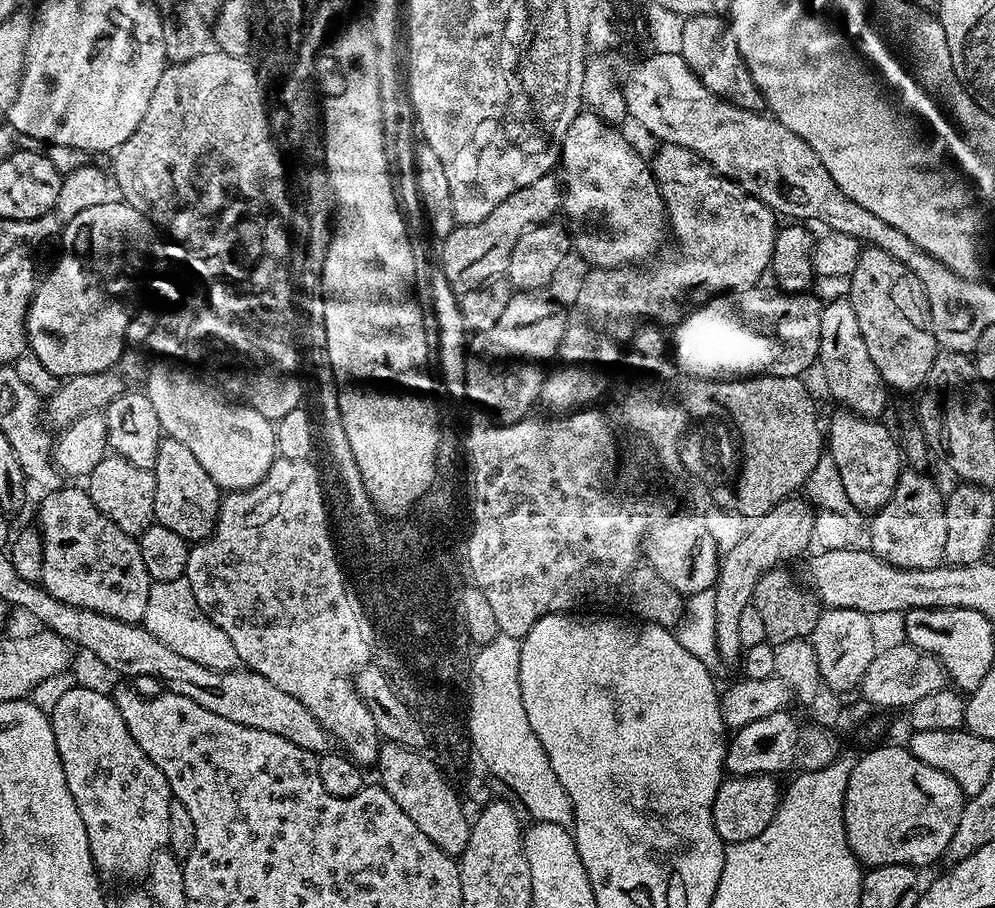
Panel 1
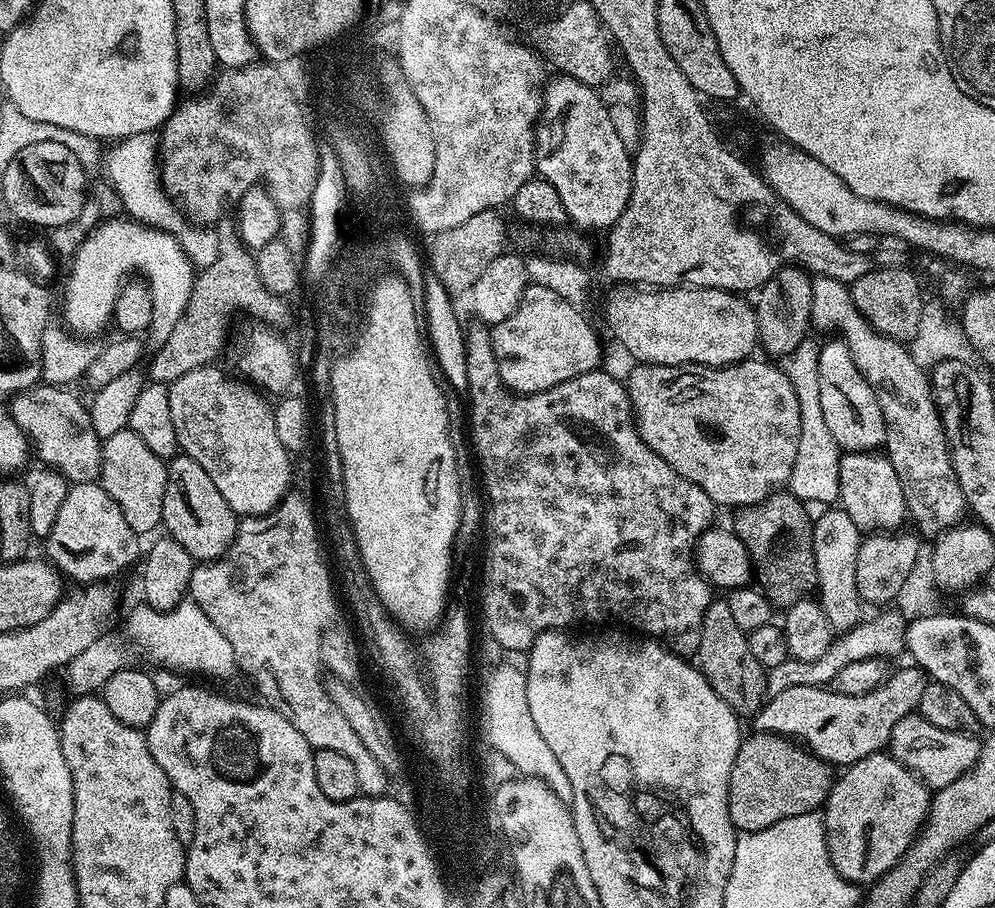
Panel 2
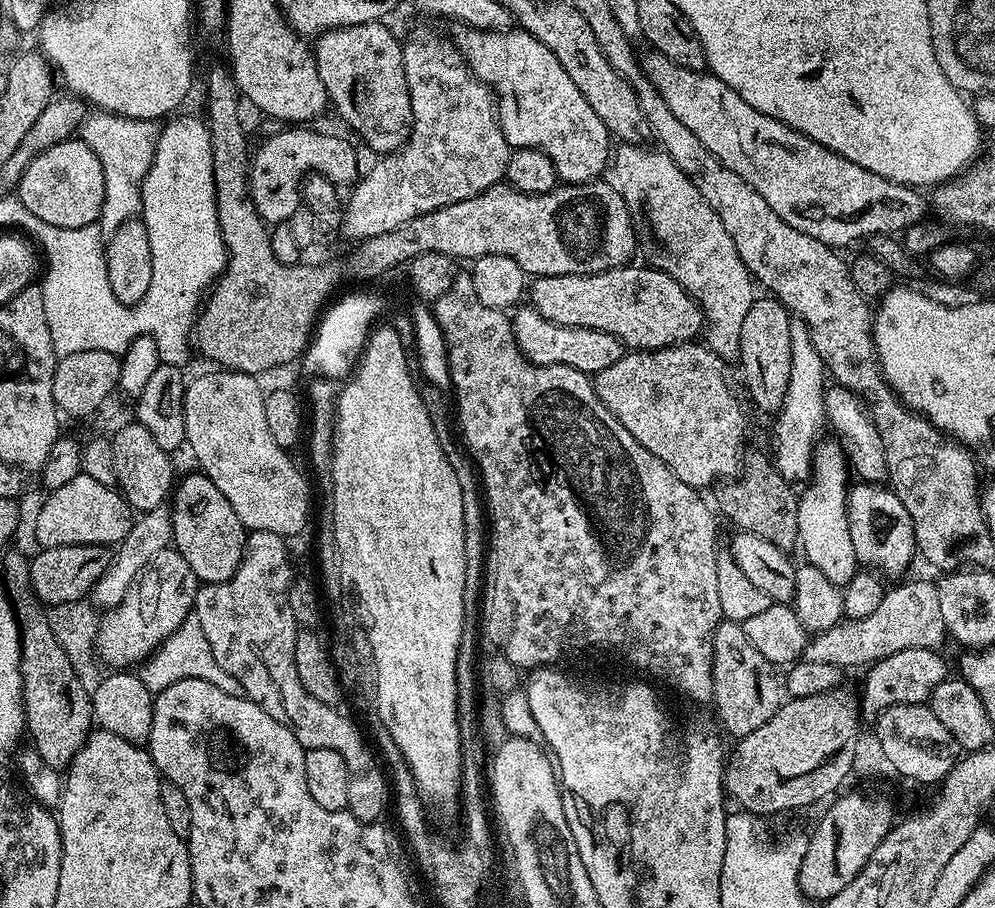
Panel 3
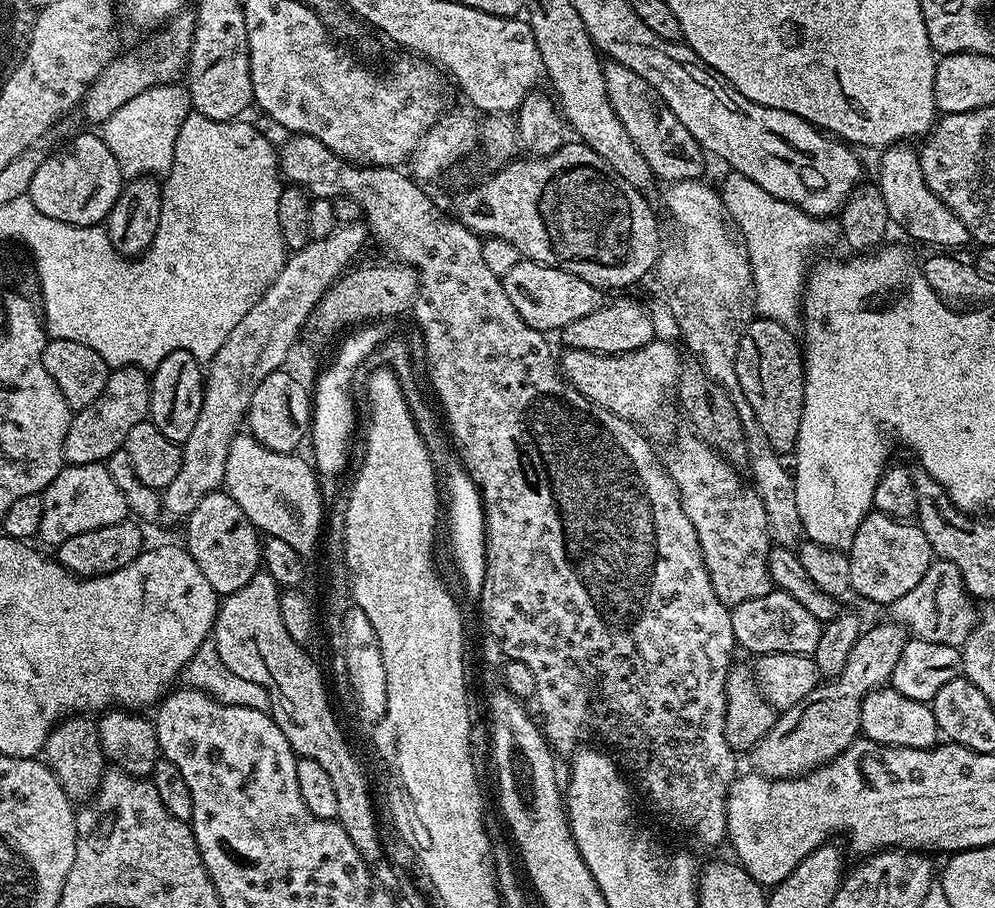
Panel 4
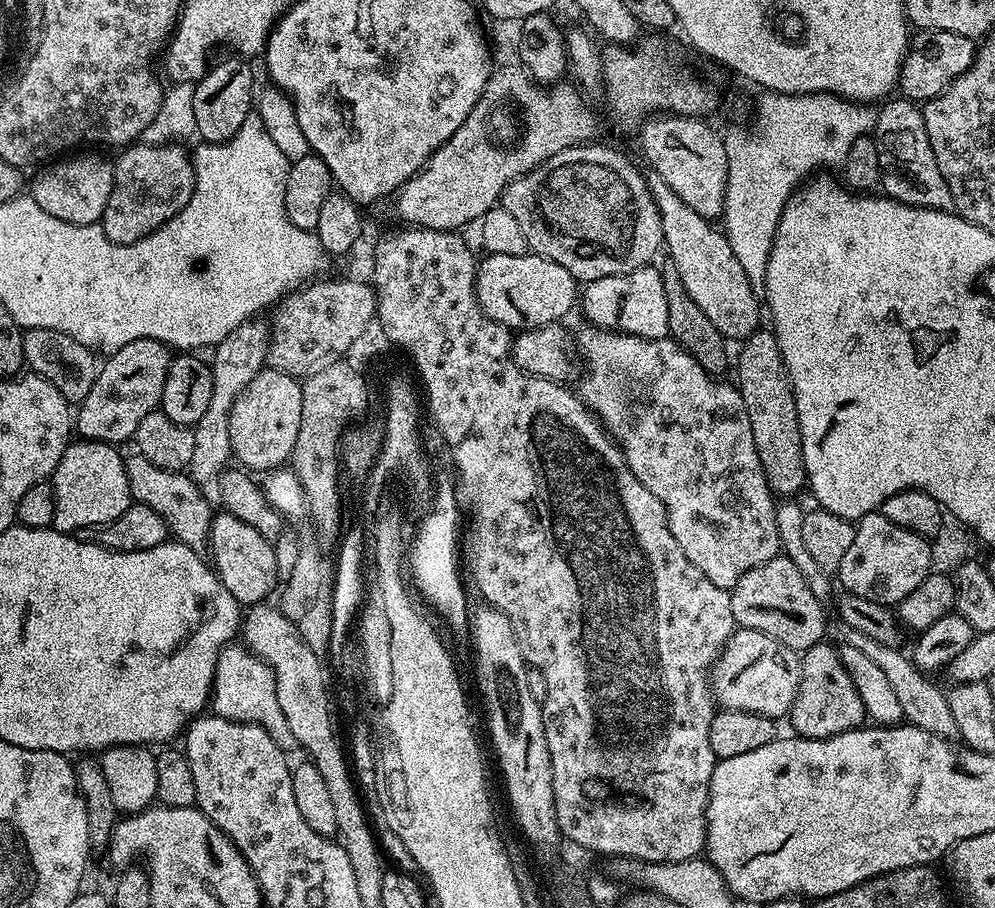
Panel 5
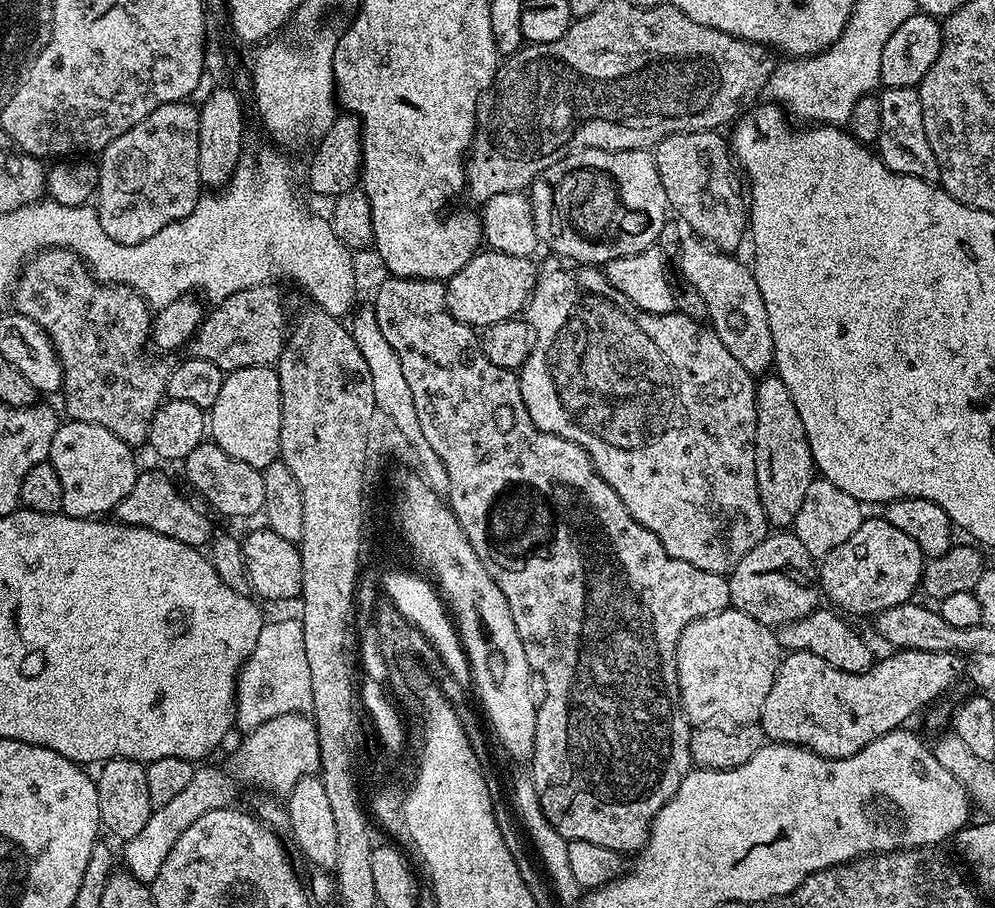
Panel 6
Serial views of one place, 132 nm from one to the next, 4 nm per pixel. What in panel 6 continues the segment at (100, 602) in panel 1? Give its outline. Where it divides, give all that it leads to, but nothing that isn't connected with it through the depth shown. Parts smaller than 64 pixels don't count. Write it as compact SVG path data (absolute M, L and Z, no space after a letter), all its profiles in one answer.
M71 418L65 419L65 421L65 424L63 421L56 425L54 442L50 442L50 454L47 458L47 463L52 464L54 470L58 470L58 479L62 482L63 515L83 520L103 517L105 514L111 513L118 506L118 502L122 502L122 498L126 498L126 494L130 494L138 475L137 453L126 442L122 442L122 438L118 438L118 434L110 434L110 430L106 430L106 426L98 426Z

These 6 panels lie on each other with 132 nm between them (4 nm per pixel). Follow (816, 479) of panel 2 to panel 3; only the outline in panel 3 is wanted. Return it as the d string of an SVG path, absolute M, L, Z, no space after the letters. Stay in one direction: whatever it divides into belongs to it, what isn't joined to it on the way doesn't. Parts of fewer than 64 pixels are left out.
M793 319L790 326L790 386L787 387L786 398L775 417L776 456L774 455L778 474L782 474L782 478L793 486L803 485L811 477L812 456L826 432L824 380L826 381L826 369L822 358L818 358L818 350L814 350L810 342L808 327L803 320Z

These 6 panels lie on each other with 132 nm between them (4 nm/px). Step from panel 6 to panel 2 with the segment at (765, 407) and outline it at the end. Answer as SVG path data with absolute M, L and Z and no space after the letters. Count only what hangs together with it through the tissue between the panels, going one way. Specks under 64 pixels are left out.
M785 266L755 293L756 339L759 347L769 352L769 357L786 358L805 339L804 331L809 331L812 317L812 282L813 277L805 269Z

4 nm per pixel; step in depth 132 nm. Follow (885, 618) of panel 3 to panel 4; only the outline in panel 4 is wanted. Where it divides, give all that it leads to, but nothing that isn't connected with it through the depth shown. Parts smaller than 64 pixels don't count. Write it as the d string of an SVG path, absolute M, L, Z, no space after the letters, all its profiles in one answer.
M936 558L926 574L922 574L922 582L918 582L910 594L902 594L902 598L895 600L890 606L890 612L891 619L897 624L903 624L915 639L942 642L946 646L961 649L978 619L978 608L975 606L974 597L966 590L958 566Z

